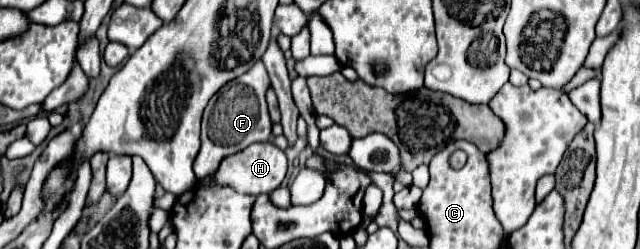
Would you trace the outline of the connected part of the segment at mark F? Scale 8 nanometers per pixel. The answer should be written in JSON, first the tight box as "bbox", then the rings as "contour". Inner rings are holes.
{"bbox":[193,62,271,180],"contour":[[[257,62],[249,72],[239,76],[239,80],[231,80],[209,100],[201,124],[201,150],[193,164],[193,172],[197,180],[203,180],[205,176],[213,174],[221,158],[231,156],[255,142],[267,142],[271,138],[271,120],[265,100],[269,88],[271,88],[269,74],[265,66]]]}

